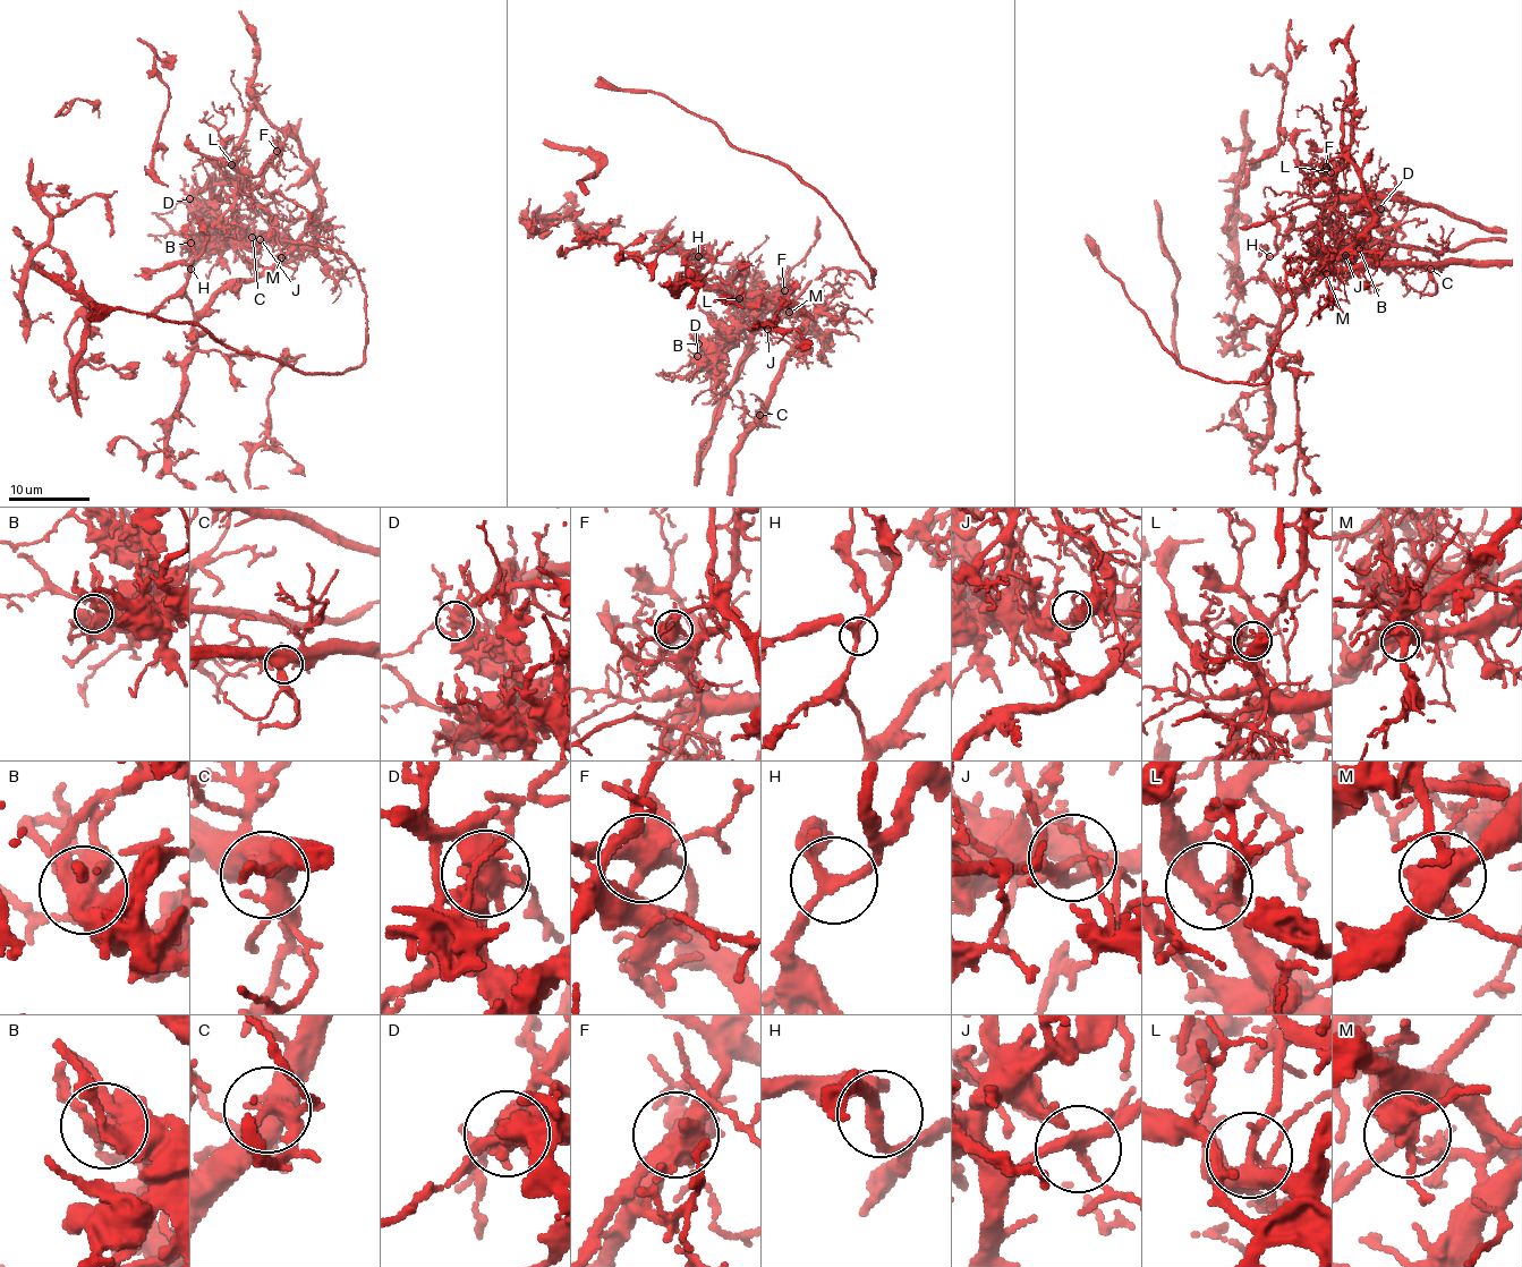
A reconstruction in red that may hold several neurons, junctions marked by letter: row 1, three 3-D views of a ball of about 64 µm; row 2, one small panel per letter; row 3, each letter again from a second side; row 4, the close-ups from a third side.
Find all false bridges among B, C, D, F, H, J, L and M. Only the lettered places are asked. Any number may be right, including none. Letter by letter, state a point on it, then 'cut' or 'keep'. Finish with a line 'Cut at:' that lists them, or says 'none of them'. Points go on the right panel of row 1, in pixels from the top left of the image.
B: (1359, 248) | keep
C: (1430, 269) | keep
D: (1380, 209) | cut
F: (1326, 167) | cut
H: (1269, 256) | keep
J: (1345, 255) | cut
L: (1331, 172) | keep
M: (1326, 273) | cut
Cut at: D, F, J, M

